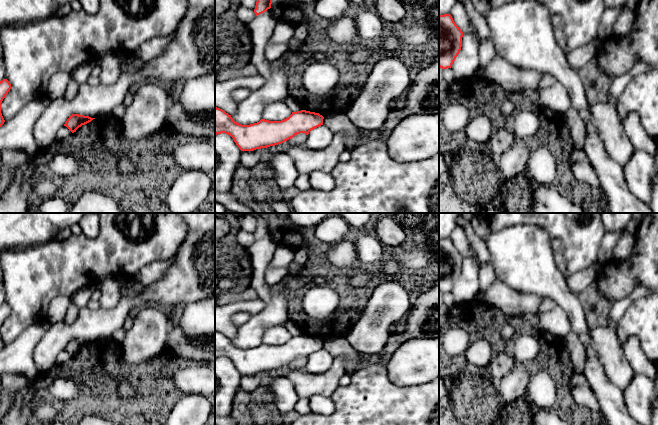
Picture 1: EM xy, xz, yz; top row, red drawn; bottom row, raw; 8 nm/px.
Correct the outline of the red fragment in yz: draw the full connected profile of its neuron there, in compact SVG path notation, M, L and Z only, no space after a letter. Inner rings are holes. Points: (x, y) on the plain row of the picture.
M450 238L439 239L439 291L451 292L462 271L462 254Z

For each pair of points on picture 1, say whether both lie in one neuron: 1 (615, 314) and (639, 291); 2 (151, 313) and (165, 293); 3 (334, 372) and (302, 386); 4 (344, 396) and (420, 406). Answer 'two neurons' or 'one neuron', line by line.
1: one neuron
2: two neurons
3: one neuron
4: one neuron

